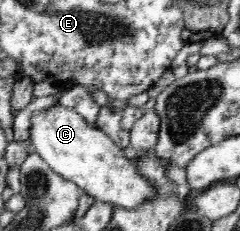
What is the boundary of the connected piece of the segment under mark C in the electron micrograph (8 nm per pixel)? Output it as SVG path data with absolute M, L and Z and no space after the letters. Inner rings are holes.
M57 103L32 115L29 133L32 152L36 152L54 173L78 185L80 192L90 195L94 201L132 211L157 194L155 187L139 174L139 169L103 130L88 124L70 107Z

